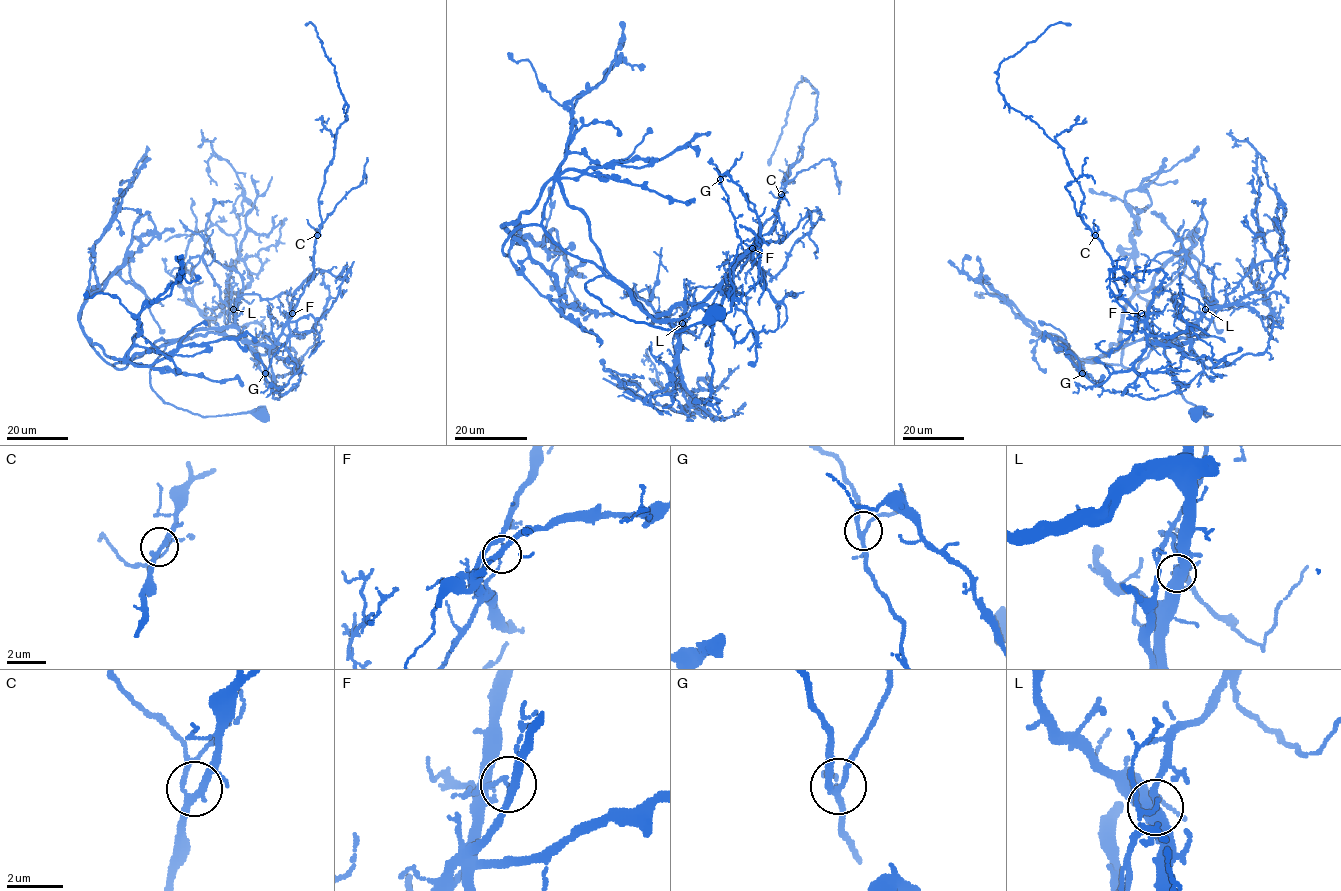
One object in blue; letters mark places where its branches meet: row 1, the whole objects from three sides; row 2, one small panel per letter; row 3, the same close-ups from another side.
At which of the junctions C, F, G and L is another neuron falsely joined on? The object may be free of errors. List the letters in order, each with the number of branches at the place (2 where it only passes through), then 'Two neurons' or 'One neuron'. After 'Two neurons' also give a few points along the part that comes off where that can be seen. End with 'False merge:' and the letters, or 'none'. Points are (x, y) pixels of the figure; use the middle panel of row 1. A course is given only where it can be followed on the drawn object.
C: Branches: 3. One neuron
F: Branches: 2. Two neurons. Course of the part to remove: (752, 248), (720, 304), (653, 320), (540, 226), (505, 254), (515, 227), (548, 259), (560, 247), (581, 315)
G: Branches: 3. One neuron
L: Branches: 3. One neuron
False merge: F

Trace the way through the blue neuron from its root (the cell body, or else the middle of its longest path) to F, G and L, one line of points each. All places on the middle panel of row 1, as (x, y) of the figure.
F: (716, 312), (678, 331), (663, 330), (614, 313), (585, 284), (605, 274), (654, 319), (680, 320), (752, 248)
G: (716, 312), (663, 330), (585, 284), (617, 280), (655, 320), (701, 307), (721, 320), (741, 239), (720, 179)
L: (716, 312), (663, 330), (614, 313), (585, 284), (605, 274), (654, 319), (682, 323)

